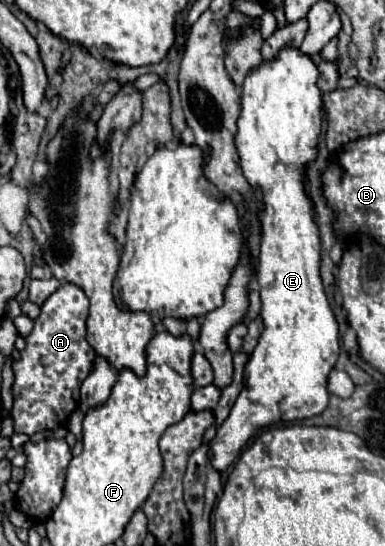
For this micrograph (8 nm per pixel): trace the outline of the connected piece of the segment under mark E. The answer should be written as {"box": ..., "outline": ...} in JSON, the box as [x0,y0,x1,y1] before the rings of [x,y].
{"box":[210,45,340,471],"outline":[[[284,45],[274,59],[266,59],[258,67],[254,67],[242,83],[242,111],[238,117],[238,131],[234,135],[234,143],[238,149],[244,177],[252,187],[262,187],[266,205],[266,209],[260,211],[262,241],[256,265],[256,279],[262,299],[260,317],[264,321],[264,331],[246,363],[244,389],[238,395],[228,419],[218,427],[216,437],[210,441],[212,467],[216,471],[224,471],[228,465],[232,465],[242,453],[244,445],[258,431],[278,423],[292,423],[320,415],[328,405],[326,379],[334,369],[340,353],[338,323],[328,305],[318,273],[320,239],[314,223],[312,203],[302,187],[302,169],[316,155],[316,143],[322,125],[322,91],[318,87],[318,79],[320,69],[312,61],[312,57],[304,55],[294,45]]]}

